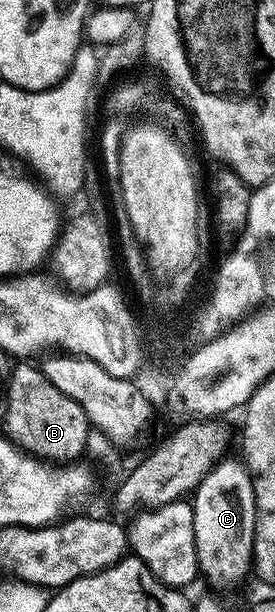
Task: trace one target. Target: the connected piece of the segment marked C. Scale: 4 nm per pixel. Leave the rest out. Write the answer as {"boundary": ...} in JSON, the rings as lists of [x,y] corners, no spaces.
{"boundary":[[[241,461],[217,462],[192,492],[196,556],[201,577],[218,590],[230,590],[251,573],[256,524],[256,492],[254,480]]]}

